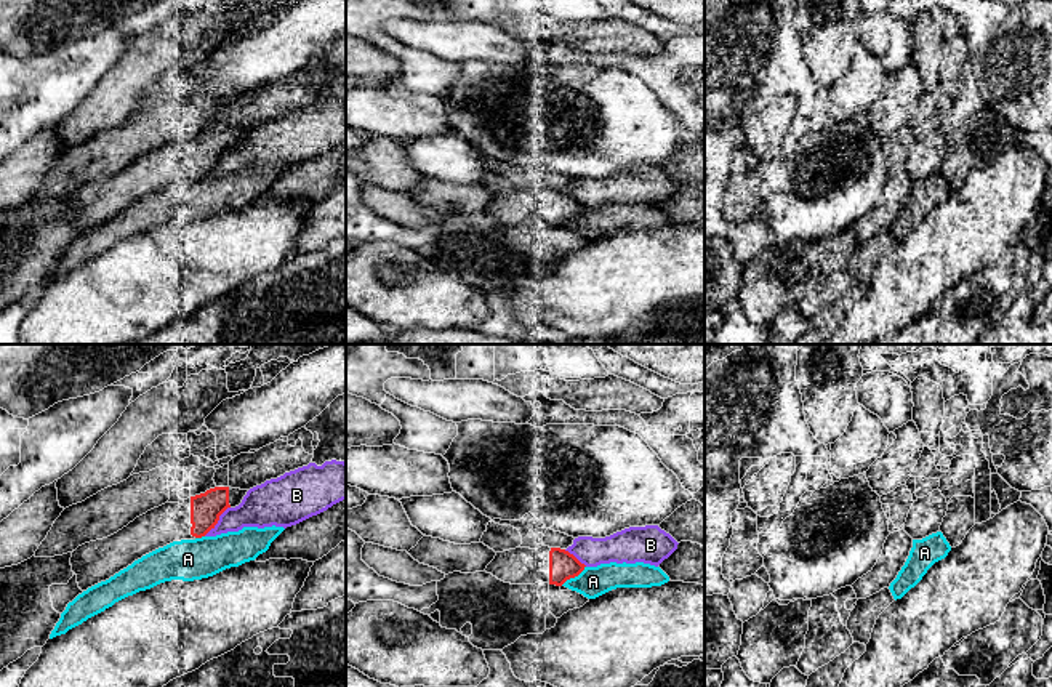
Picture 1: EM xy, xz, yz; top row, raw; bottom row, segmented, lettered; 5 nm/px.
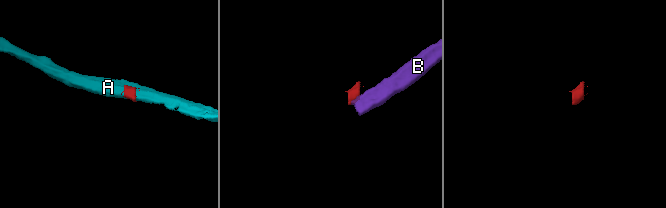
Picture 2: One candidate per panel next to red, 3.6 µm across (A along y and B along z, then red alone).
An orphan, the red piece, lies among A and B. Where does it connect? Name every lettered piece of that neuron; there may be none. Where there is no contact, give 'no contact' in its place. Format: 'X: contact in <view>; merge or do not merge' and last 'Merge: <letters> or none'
A: contact in xz; do not merge
B: contact in xy; do not merge
Merge: none

